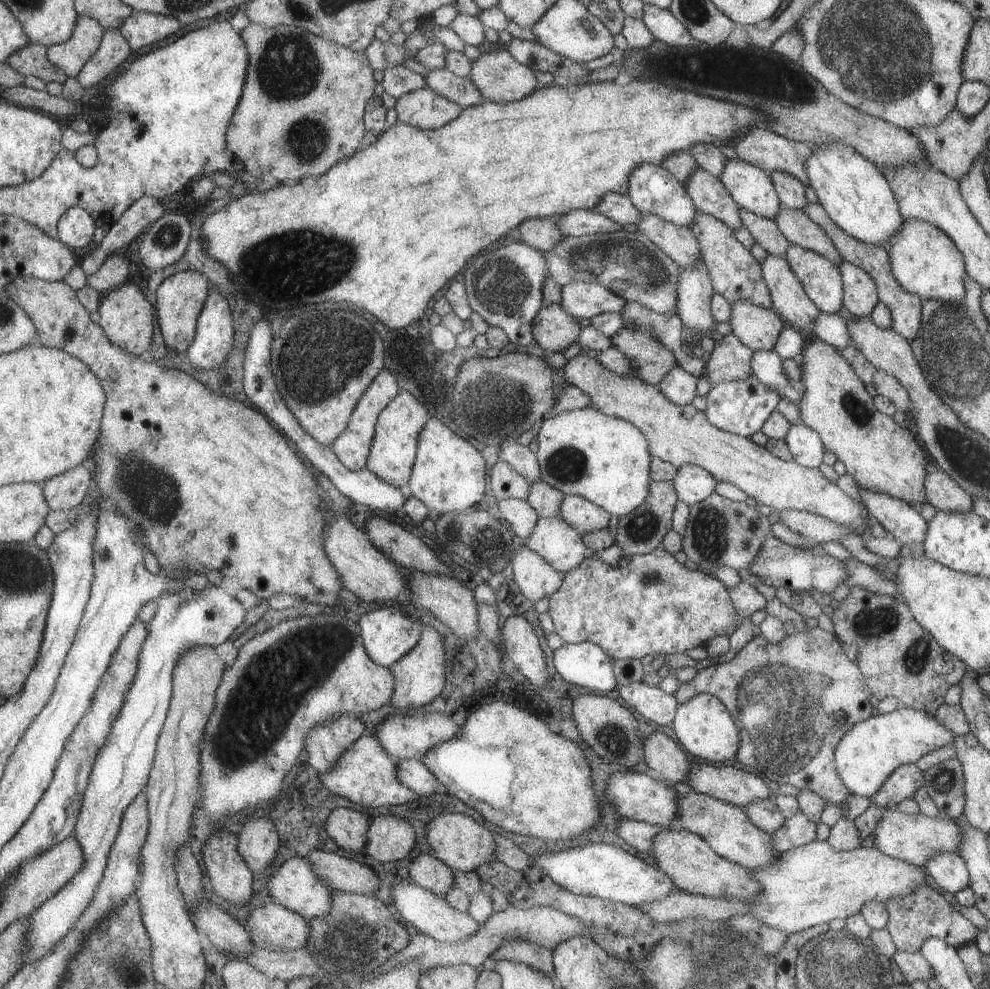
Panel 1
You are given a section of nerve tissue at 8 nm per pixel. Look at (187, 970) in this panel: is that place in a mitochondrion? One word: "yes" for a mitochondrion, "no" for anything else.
no

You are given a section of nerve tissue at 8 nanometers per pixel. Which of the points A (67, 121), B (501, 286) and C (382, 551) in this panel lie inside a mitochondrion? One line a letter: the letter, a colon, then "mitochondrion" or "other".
A: other
B: mitochondrion
C: other

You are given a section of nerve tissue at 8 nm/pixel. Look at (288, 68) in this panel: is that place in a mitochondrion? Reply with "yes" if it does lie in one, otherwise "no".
yes

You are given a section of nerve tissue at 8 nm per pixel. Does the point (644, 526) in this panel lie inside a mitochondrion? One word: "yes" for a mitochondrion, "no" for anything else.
yes

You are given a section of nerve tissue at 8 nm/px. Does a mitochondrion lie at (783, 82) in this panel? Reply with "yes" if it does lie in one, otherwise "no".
yes

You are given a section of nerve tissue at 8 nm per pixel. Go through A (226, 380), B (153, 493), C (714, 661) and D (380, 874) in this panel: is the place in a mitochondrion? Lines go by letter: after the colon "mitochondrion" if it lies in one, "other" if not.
A: other
B: mitochondrion
C: other
D: other

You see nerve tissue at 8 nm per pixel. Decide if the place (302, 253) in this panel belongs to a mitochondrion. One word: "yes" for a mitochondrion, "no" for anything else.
yes

